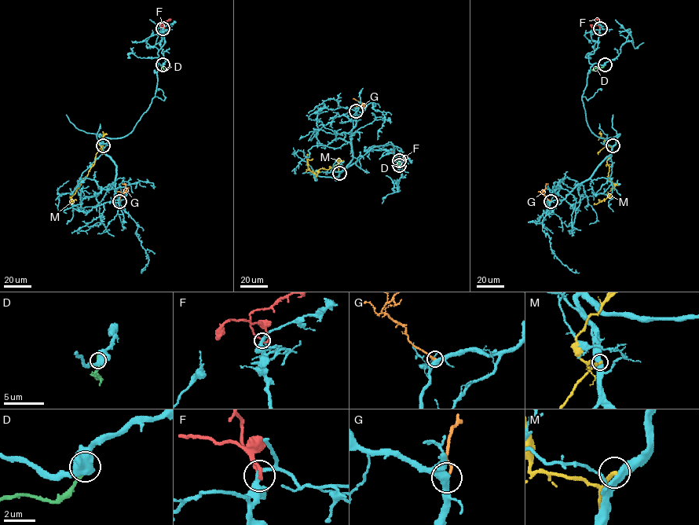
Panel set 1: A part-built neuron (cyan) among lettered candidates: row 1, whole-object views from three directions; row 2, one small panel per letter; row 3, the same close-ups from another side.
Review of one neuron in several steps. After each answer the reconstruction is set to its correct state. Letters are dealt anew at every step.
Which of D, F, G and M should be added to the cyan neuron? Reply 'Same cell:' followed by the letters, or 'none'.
Same cell: none

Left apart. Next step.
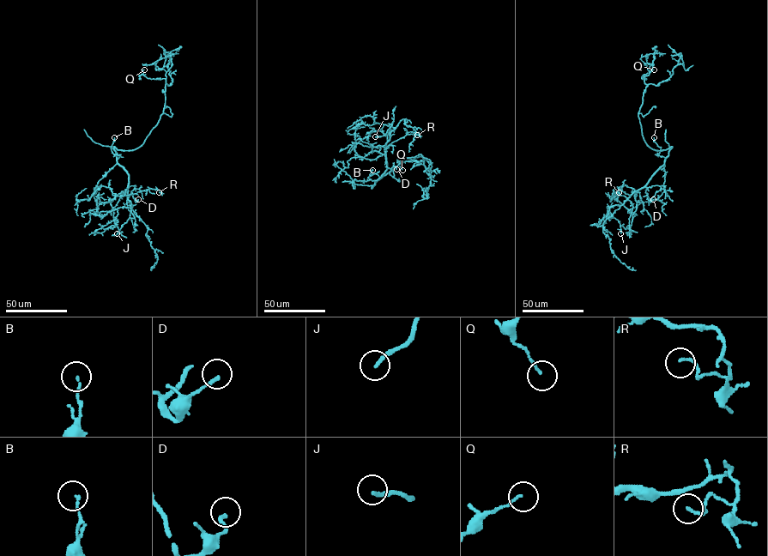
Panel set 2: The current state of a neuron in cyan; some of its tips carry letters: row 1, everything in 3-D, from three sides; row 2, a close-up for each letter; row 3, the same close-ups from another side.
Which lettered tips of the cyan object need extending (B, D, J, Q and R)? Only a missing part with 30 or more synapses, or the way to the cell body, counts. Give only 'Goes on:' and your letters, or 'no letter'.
Goes on: J

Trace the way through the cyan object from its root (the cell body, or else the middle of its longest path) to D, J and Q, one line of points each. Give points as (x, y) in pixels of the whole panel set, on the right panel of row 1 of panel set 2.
D: (668, 148), (672, 147), (664, 163), (645, 186), (661, 186), (650, 202), (653, 199)
J: (668, 148), (672, 147), (664, 163), (649, 182), (622, 204), (609, 208), (607, 216), (618, 220), (620, 233)
Q: (668, 148), (655, 150), (646, 143), (638, 116), (647, 85), (644, 81), (646, 79), (641, 77), (654, 69)

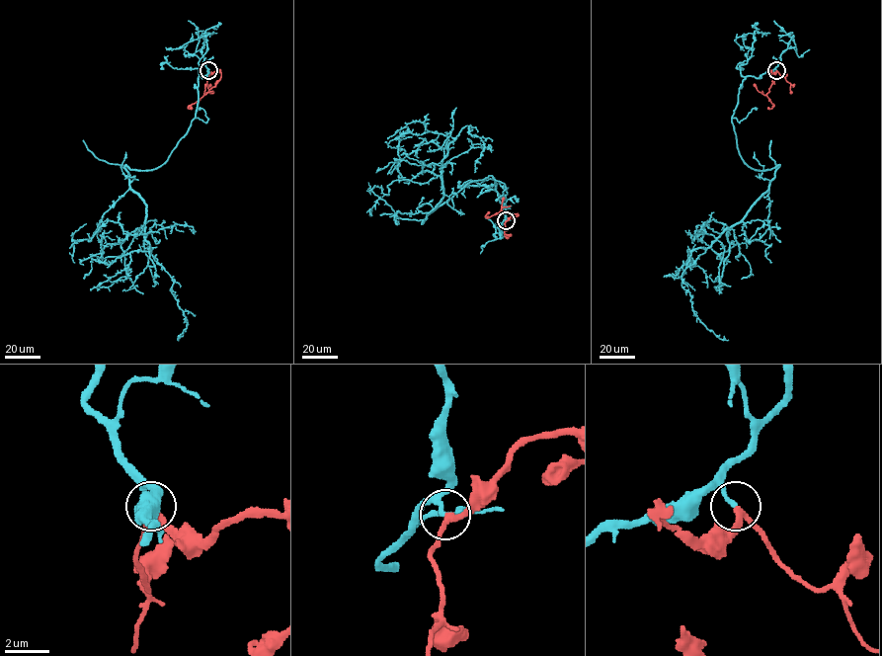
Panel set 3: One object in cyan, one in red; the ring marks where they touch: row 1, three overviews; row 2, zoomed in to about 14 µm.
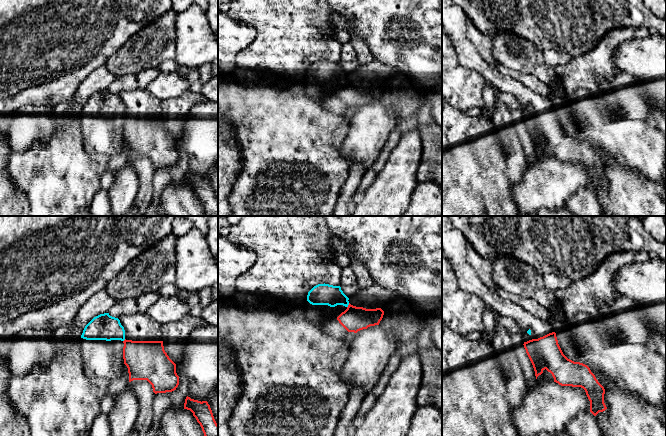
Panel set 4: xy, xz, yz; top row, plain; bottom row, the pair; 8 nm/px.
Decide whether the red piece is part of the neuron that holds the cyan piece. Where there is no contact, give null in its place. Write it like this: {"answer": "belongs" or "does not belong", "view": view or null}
{"answer": "does not belong", "view": "xz"}

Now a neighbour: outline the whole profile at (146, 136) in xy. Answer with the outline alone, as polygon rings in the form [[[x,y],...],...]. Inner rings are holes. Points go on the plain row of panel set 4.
[[[146,88],[123,91],[119,96],[125,106],[123,135],[128,144],[129,158],[147,156],[152,161],[155,170],[176,166],[179,161],[179,152],[176,149],[176,140],[164,126],[161,115],[161,101],[155,98]]]

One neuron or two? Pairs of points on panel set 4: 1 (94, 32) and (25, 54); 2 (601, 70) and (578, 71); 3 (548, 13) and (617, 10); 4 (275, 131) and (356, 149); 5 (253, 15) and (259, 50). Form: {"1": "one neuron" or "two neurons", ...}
{"1": "one neuron", "2": "one neuron", "3": "one neuron", "4": "two neurons", "5": "one neuron"}

